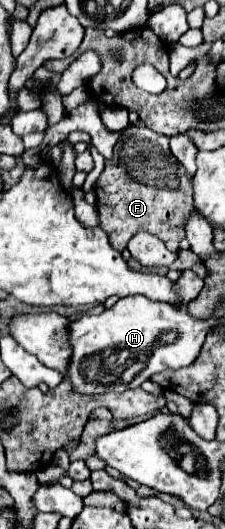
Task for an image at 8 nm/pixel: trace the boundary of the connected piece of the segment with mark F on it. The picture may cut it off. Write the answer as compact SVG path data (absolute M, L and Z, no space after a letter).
M128 127L118 139L112 159L106 161L94 193L100 227L108 233L110 245L116 251L124 251L130 237L138 231L148 231L160 237L166 249L178 251L184 237L182 217L192 207L192 181L170 153L166 135L154 133L148 127Z

